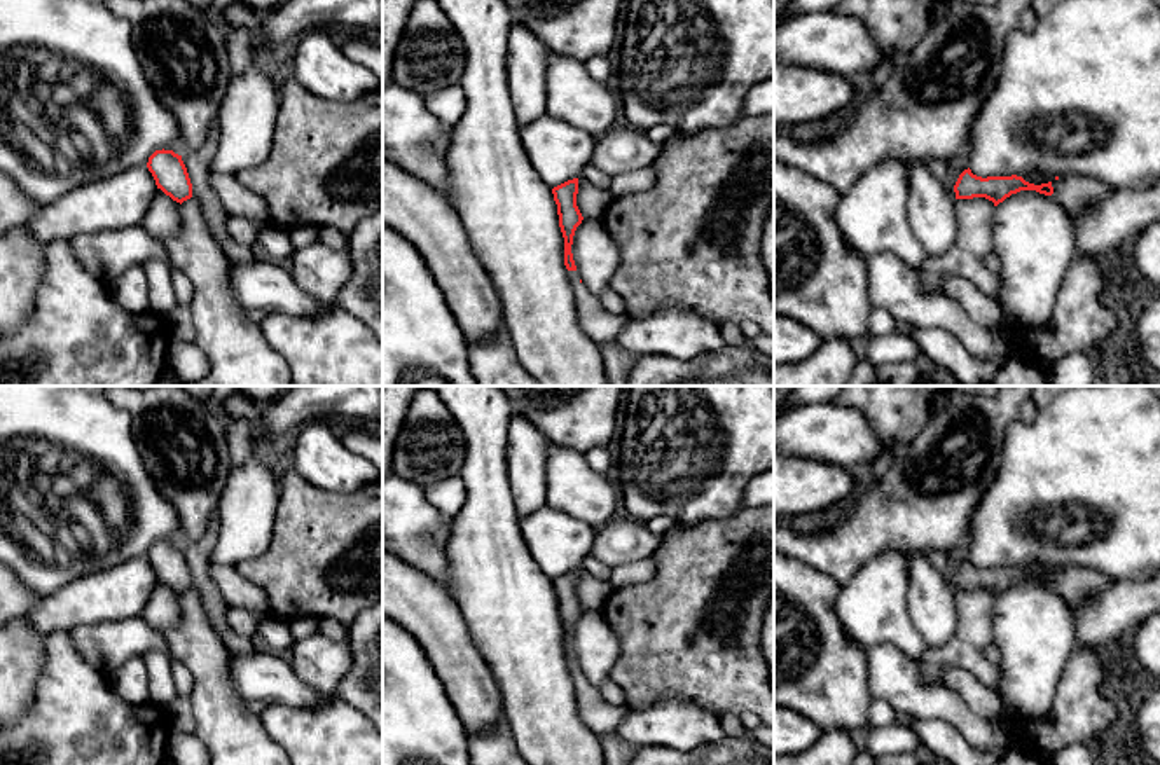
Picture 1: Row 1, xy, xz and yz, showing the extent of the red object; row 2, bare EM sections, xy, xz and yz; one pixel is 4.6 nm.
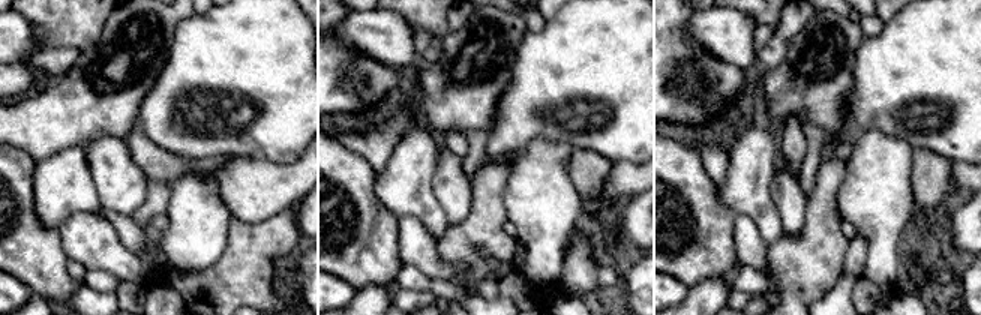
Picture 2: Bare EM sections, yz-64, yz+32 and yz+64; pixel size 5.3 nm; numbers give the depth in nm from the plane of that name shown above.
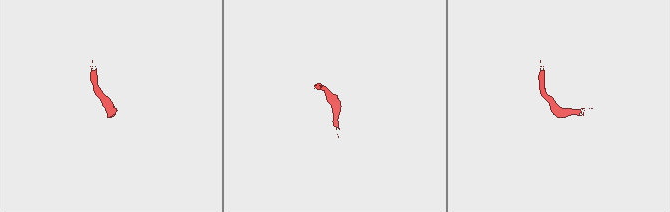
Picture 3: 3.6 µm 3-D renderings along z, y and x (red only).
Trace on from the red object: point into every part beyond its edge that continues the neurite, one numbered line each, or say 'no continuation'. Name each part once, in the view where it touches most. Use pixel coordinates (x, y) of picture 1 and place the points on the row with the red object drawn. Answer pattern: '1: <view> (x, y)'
1: yz (1075, 192)

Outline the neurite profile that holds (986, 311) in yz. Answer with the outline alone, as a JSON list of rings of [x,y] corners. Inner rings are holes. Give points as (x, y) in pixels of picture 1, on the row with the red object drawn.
[[[949,274],[943,279],[943,290],[970,309],[975,323],[994,328],[1006,320],[996,299],[982,293],[971,281]]]

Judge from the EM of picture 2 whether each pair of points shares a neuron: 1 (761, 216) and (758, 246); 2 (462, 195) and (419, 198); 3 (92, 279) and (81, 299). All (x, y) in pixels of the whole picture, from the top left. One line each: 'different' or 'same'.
1: different
2: different
3: different

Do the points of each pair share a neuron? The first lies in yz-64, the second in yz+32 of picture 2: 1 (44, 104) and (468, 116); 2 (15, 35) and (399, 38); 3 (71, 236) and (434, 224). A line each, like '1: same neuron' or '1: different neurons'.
1: same neuron
2: same neuron
3: different neurons

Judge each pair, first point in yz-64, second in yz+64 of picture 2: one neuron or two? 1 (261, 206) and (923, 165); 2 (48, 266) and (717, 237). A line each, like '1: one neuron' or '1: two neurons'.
1: two neurons
2: one neuron

